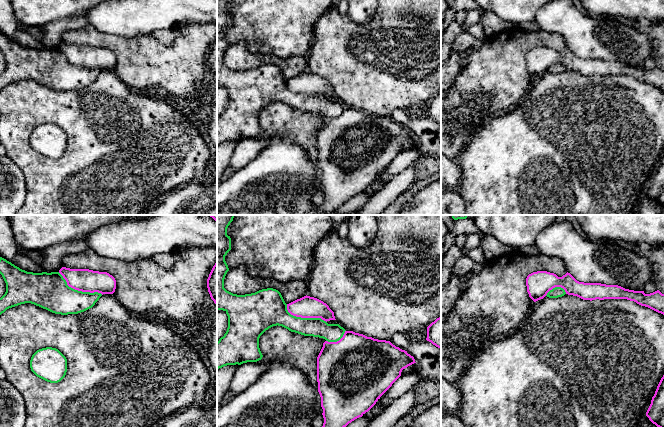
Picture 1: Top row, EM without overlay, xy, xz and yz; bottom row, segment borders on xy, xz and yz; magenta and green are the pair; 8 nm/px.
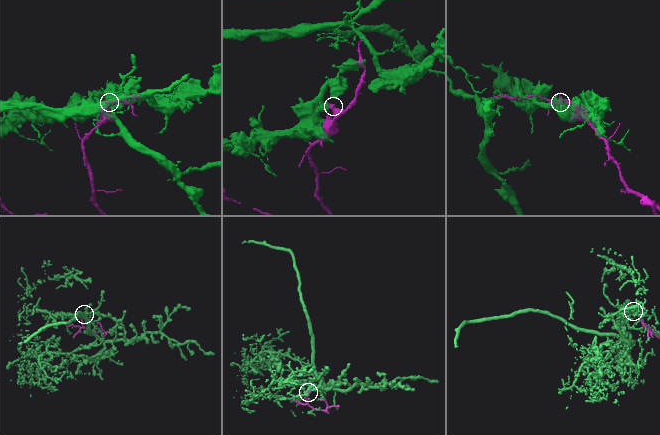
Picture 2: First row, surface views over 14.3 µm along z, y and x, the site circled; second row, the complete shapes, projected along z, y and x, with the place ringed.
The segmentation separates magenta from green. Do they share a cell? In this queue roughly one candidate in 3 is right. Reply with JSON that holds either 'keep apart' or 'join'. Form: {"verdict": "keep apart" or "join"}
{"verdict": "keep apart"}

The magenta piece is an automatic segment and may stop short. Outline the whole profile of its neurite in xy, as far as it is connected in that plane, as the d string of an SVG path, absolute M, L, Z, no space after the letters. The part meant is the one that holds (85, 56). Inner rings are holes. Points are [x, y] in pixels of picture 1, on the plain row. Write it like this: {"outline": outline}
{"outline": "M62 43L59 49L66 56L69 63L78 67L98 68L103 71L113 70L116 65L115 54L107 48Z"}

